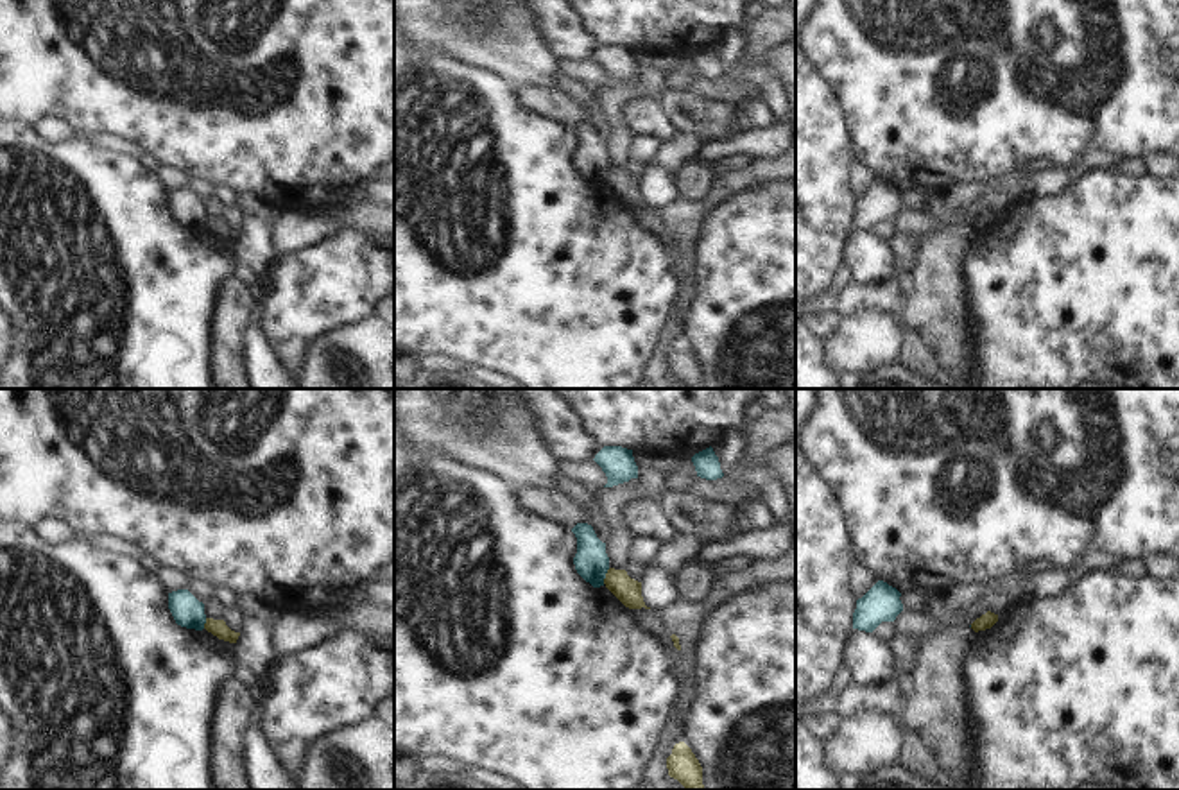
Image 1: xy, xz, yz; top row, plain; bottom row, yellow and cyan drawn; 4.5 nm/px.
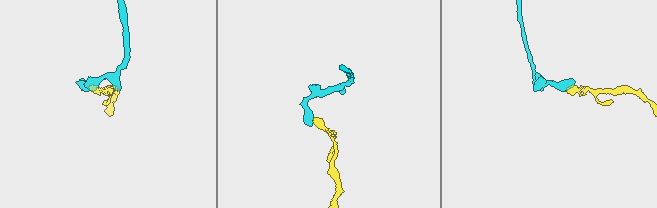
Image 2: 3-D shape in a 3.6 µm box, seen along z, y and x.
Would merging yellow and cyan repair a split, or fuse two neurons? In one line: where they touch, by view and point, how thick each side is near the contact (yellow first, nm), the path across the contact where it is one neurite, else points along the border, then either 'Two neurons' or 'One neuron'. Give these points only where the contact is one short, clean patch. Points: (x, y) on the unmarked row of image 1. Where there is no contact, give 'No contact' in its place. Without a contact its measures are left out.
Touches yellow at xz (606, 174). Thickness 120 nm (yellow) against 160 nm. Boundary: xz (610, 167), (602, 181). Two neurons

